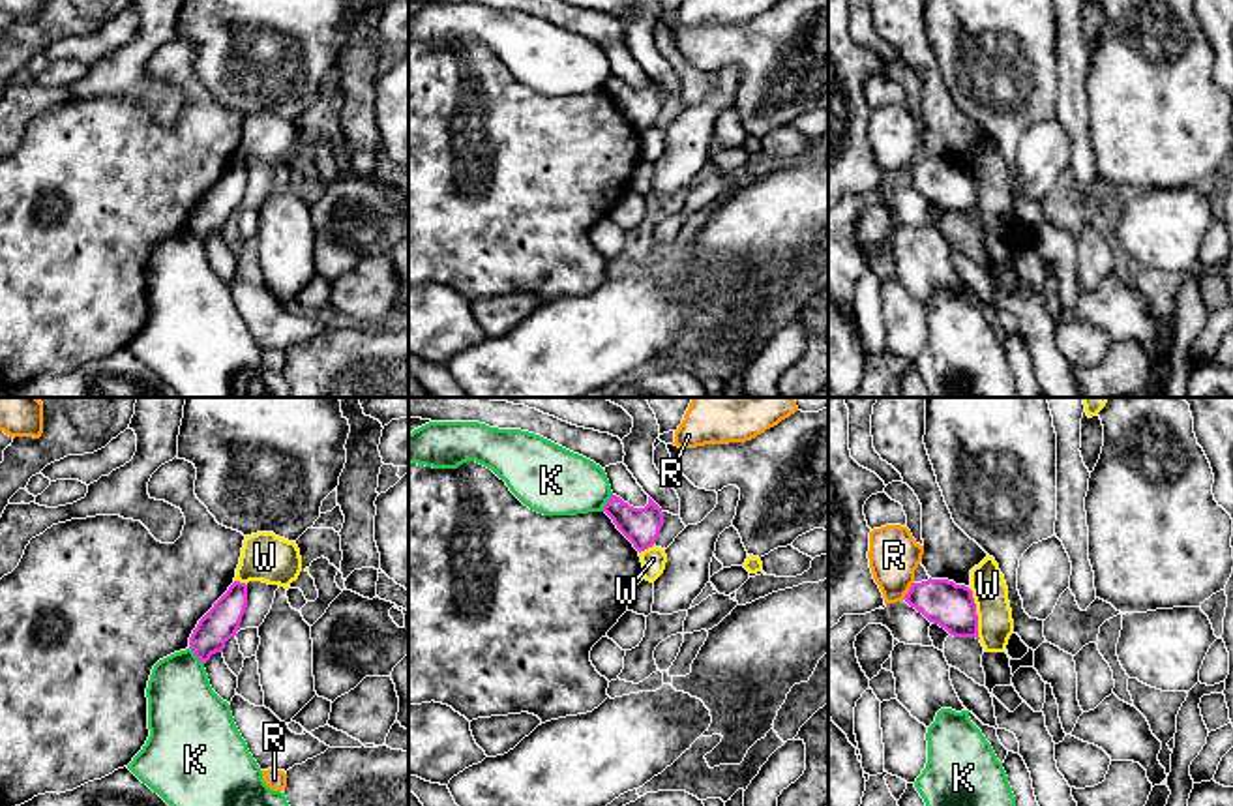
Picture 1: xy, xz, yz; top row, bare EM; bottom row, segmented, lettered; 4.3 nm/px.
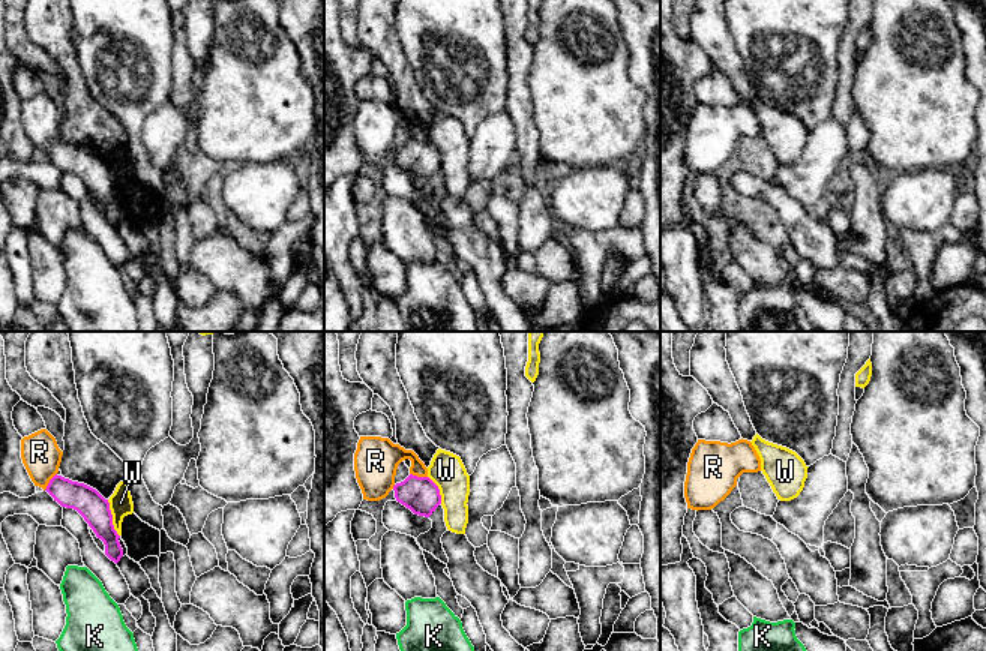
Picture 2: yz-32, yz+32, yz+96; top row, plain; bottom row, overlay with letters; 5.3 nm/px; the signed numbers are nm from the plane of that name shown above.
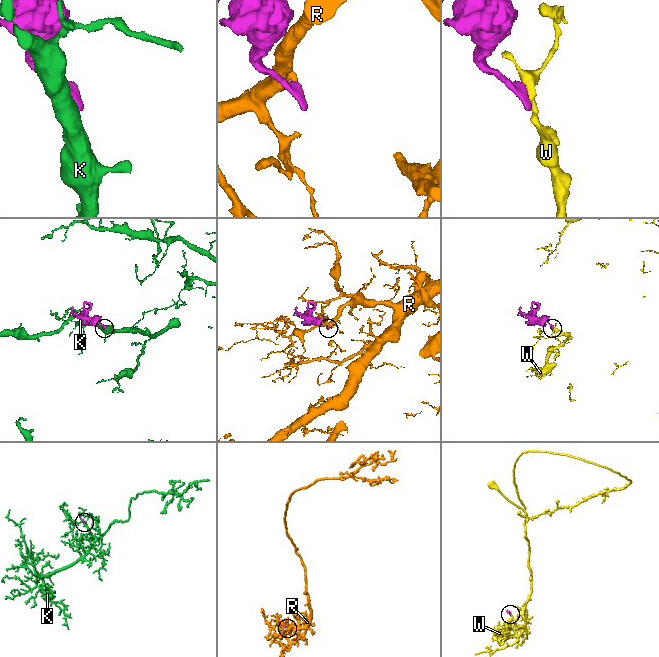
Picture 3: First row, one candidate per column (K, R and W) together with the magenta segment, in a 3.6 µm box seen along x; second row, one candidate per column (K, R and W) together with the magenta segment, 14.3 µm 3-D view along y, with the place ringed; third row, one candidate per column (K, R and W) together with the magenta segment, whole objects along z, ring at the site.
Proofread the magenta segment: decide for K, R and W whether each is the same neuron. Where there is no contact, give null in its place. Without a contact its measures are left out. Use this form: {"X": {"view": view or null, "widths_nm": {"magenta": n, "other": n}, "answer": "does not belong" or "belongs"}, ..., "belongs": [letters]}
{"K": {"view": "xz", "widths_nm": {"magenta": 160, "other": 280}, "answer": "does not belong"}, "R": {"view": "yz", "widths_nm": {"magenta": 200, "other": 220}, "answer": "does not belong"}, "W": {"view": "yz", "widths_nm": {"magenta": 200, "other": 150}, "answer": "does not belong"}, "belongs": []}

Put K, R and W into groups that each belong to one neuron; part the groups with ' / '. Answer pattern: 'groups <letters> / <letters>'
groups K / R / W

